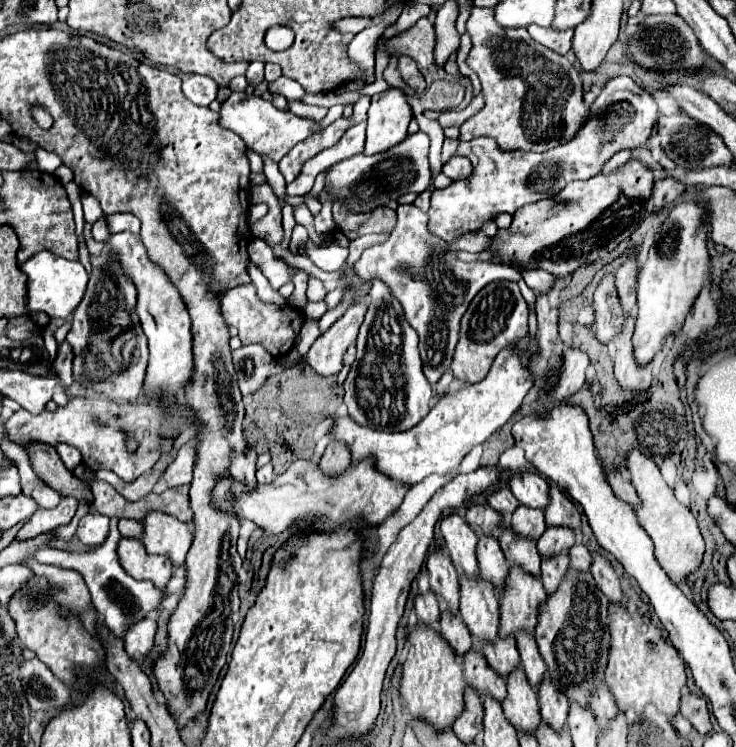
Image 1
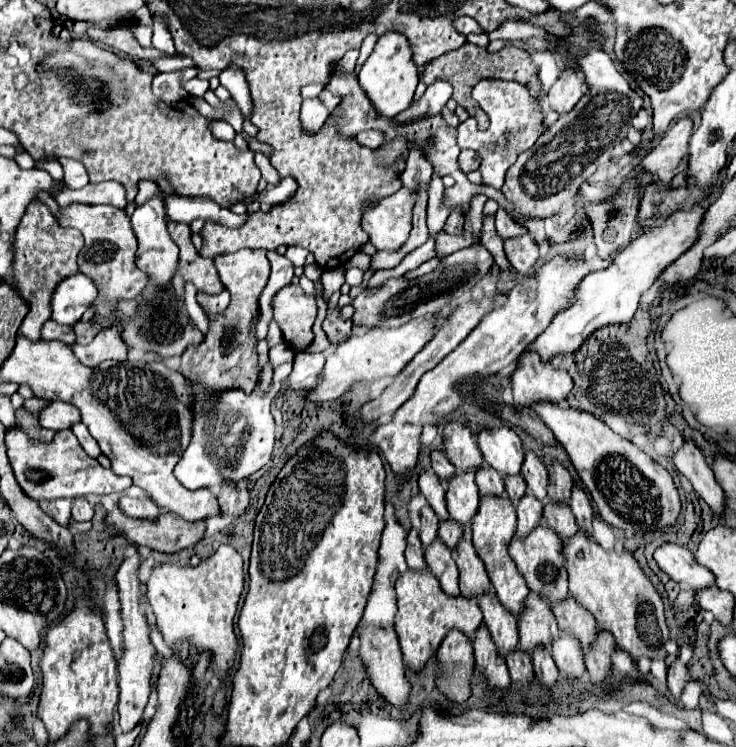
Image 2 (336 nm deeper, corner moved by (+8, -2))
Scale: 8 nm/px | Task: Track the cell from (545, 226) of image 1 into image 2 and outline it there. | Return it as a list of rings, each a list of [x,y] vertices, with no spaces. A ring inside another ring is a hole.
[[[681,118],[673,128],[665,132],[657,148],[653,148],[643,160],[641,160],[641,170],[651,176],[659,176],[659,180],[671,182],[679,172],[685,172],[689,166],[689,138],[693,132],[693,120],[691,118]]]

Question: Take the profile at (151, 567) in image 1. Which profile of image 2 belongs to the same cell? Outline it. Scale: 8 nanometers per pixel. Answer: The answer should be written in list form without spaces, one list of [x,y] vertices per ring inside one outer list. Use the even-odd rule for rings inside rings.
[[[221,544],[219,550],[205,558],[197,568],[179,568],[175,564],[159,564],[153,568],[149,580],[147,580],[147,598],[149,598],[149,604],[157,616],[157,628],[159,632],[163,634],[165,642],[169,644],[169,648],[175,648],[179,642],[185,642],[189,646],[189,658],[183,660],[183,664],[187,668],[193,668],[195,664],[195,656],[197,654],[203,654],[203,652],[209,652],[211,654],[211,672],[213,676],[219,678],[219,686],[217,686],[217,692],[213,696],[213,714],[223,714],[223,708],[225,708],[225,694],[227,694],[227,688],[225,688],[225,680],[227,680],[227,674],[233,666],[233,660],[235,660],[235,650],[237,650],[237,636],[233,632],[233,618],[235,618],[235,612],[237,612],[237,602],[239,602],[239,596],[243,592],[243,558],[229,546],[229,544]]]

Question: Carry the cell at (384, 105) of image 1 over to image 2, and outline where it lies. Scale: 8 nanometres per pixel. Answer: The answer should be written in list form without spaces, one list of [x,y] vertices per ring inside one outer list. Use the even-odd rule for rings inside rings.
[[[385,32],[371,56],[365,60],[361,72],[359,72],[359,82],[361,88],[365,88],[369,100],[373,102],[375,110],[385,116],[385,118],[395,118],[399,112],[403,112],[411,102],[413,102],[413,94],[419,82],[417,76],[417,66],[413,62],[413,50],[411,50],[411,42],[407,40],[407,36],[399,34],[399,32]]]

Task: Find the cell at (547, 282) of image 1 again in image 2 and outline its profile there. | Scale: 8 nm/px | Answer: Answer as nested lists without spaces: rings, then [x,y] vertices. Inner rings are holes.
[[[501,208],[501,210],[497,210],[497,214],[495,214],[495,226],[497,226],[497,232],[507,240],[509,236],[519,236],[519,234],[523,234],[523,232],[527,232],[527,228],[523,226],[523,224],[517,224],[517,222],[513,222],[509,216],[507,216],[507,212]]]

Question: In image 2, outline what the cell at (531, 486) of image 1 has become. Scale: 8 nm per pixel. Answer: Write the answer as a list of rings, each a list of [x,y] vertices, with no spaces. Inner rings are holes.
[[[483,428],[477,434],[477,444],[483,452],[483,460],[495,468],[499,474],[519,474],[523,464],[523,446],[519,436],[507,428]]]

